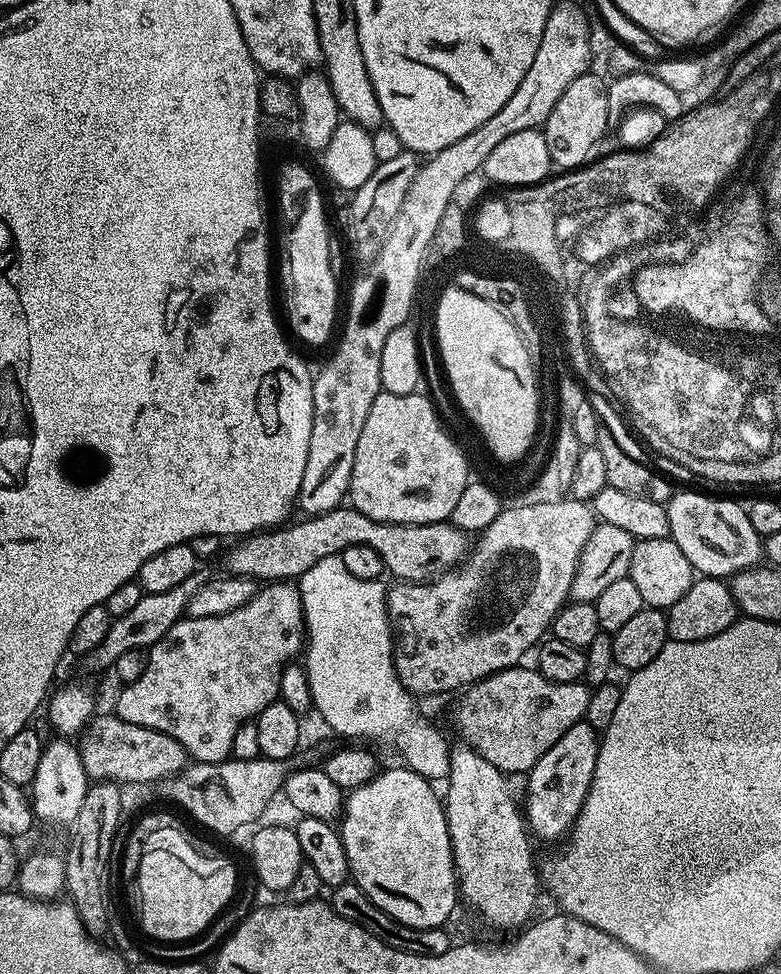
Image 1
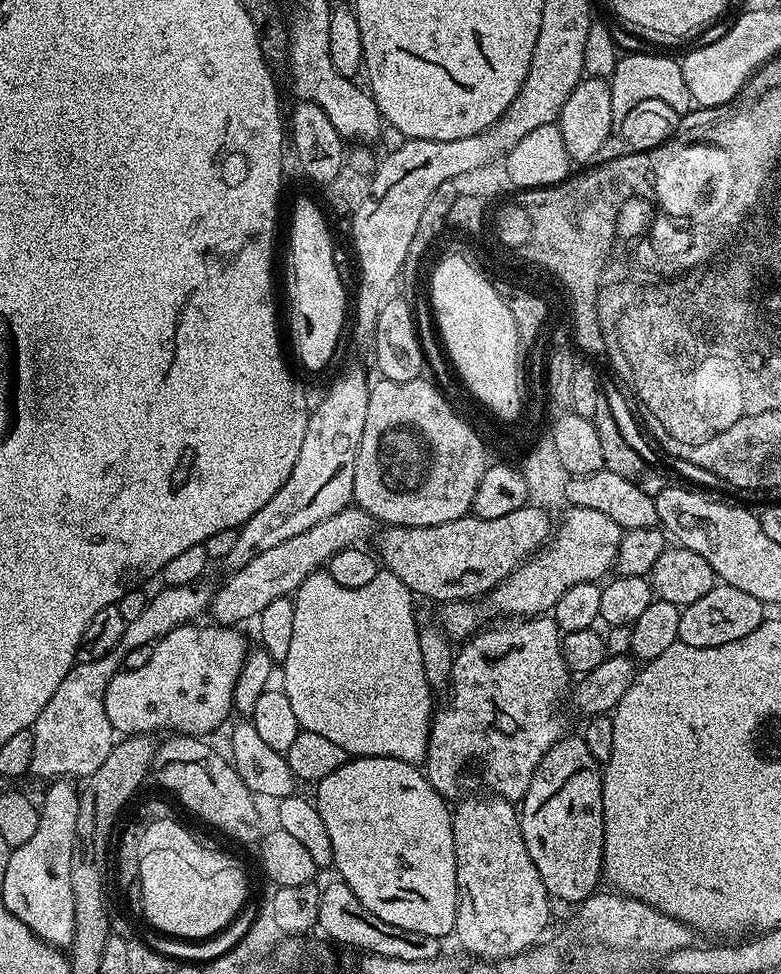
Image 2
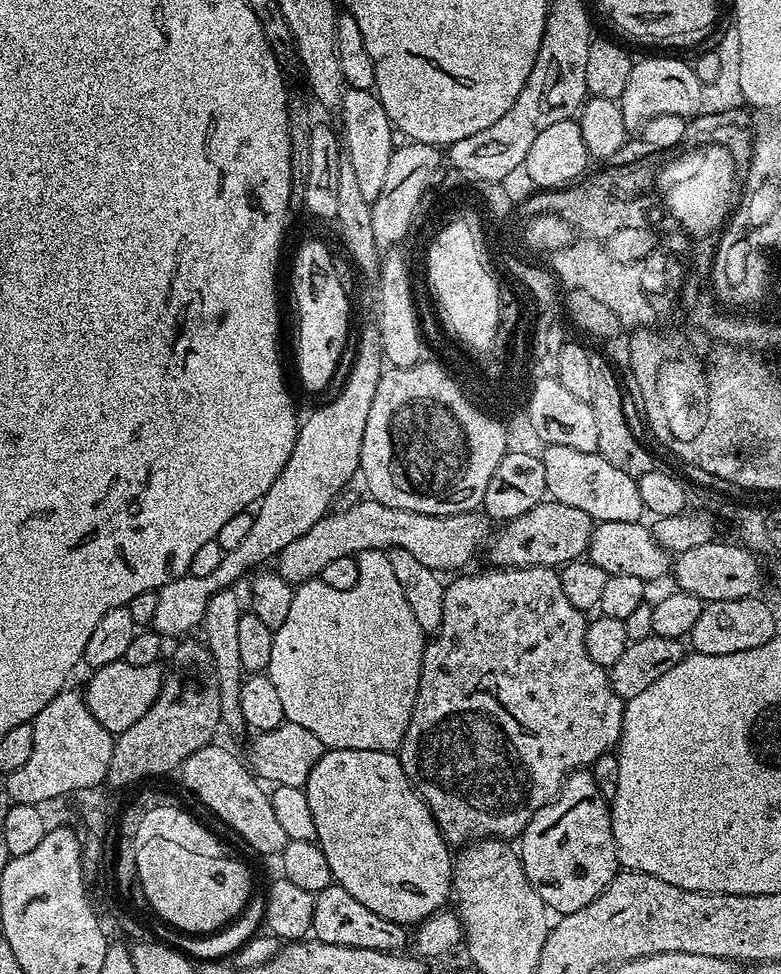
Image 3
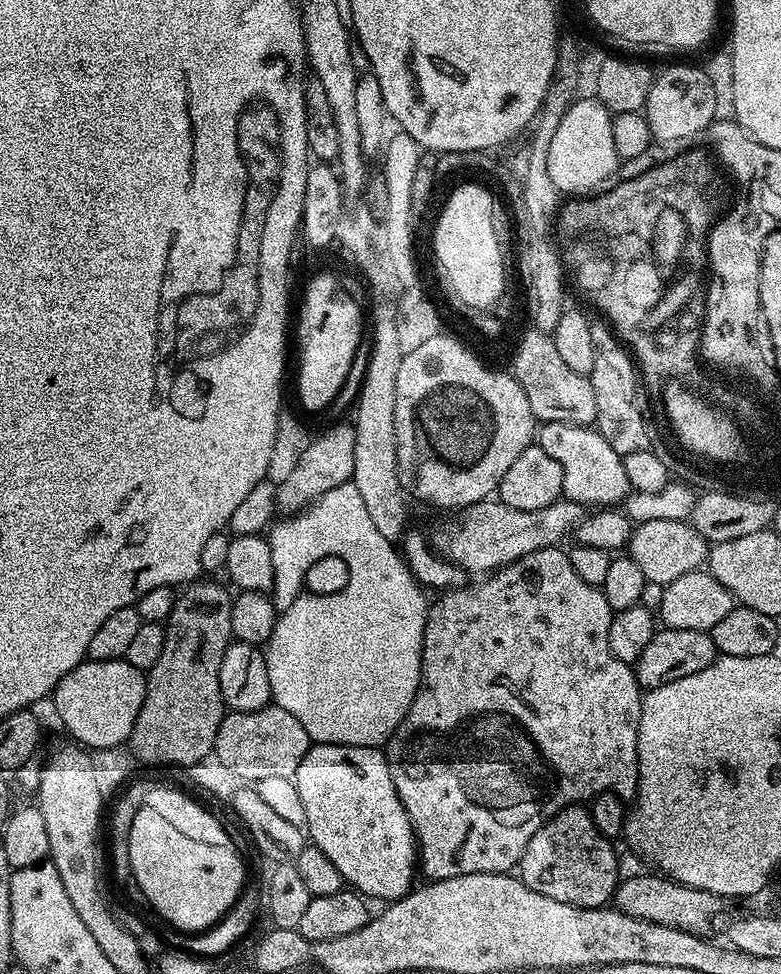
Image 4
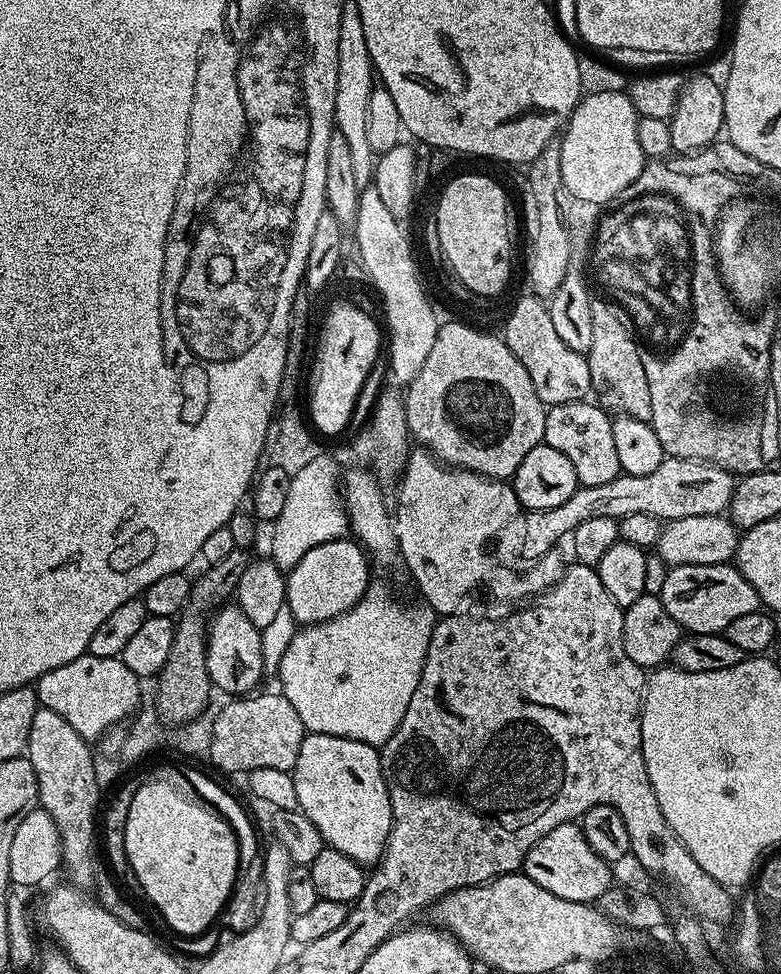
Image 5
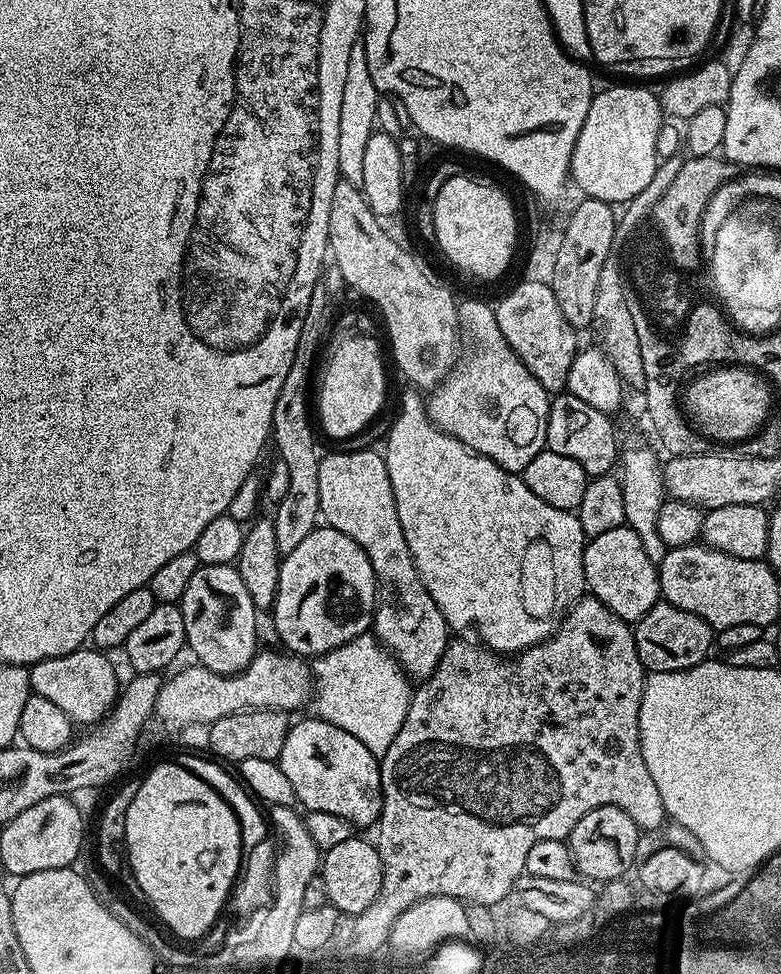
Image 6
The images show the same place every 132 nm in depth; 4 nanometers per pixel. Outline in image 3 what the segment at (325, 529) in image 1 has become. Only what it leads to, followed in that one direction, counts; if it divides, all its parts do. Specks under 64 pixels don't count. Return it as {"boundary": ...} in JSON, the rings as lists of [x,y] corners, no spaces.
{"boundary":[[[545,498],[540,501],[538,506],[534,506],[526,514],[518,518],[507,521],[504,528],[495,533],[492,548],[492,564],[498,568],[533,568],[542,566],[543,568],[559,569],[561,566],[570,563],[571,560],[581,559],[588,551],[588,543],[592,540],[592,530],[594,521],[590,514],[578,510],[578,506],[566,506],[562,502],[551,498]]]}

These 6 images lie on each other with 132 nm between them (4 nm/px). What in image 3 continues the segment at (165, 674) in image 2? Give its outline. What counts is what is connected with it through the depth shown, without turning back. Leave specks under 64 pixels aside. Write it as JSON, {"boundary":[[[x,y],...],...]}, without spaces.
{"boundary":[[[124,659],[110,662],[110,666],[102,666],[91,673],[88,689],[83,689],[83,698],[88,703],[91,714],[113,734],[130,730],[146,710],[158,698],[160,686],[164,682],[164,672],[159,663],[150,666],[130,666]]]}

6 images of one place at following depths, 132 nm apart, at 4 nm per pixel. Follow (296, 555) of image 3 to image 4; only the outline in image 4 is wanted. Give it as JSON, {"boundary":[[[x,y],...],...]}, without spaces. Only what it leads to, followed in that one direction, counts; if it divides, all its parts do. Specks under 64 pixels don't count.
{"boundary":[[[499,498],[480,500],[468,508],[459,509],[460,520],[444,520],[433,532],[430,532],[430,543],[439,555],[454,565],[476,574],[488,574],[498,568],[504,568],[515,560],[534,554],[534,550],[554,548],[561,543],[564,535],[571,533],[576,525],[586,515],[585,505],[573,500],[555,500],[550,506],[542,510],[514,510],[514,506],[506,506]]]}

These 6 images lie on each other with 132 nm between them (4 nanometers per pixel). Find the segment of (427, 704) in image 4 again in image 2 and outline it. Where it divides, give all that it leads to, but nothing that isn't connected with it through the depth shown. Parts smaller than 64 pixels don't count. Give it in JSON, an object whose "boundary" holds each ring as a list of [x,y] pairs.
{"boundary":[[[548,614],[508,618],[493,624],[496,624],[493,628],[485,627],[459,645],[452,662],[448,705],[435,709],[432,727],[428,730],[426,775],[434,790],[438,790],[445,798],[452,798],[455,794],[460,771],[473,764],[495,795],[513,802],[523,800],[536,767],[544,755],[566,735],[560,703],[563,700],[565,703],[569,695],[570,673],[560,645],[560,627]]]}

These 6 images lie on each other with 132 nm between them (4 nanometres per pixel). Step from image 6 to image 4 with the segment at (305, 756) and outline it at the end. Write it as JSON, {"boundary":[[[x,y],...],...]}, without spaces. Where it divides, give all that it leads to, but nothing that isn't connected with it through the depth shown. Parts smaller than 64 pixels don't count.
{"boundary":[[[313,743],[308,749],[306,758],[302,758],[294,779],[298,786],[298,795],[302,797],[302,807],[306,809],[304,828],[306,829],[307,839],[311,841],[315,848],[322,850],[322,854],[326,854],[326,858],[330,858],[330,862],[334,862],[334,866],[338,866],[338,874],[342,874],[345,885],[351,886],[365,898],[373,896],[376,900],[384,900],[380,902],[401,900],[408,892],[412,891],[414,887],[412,879],[418,876],[416,831],[412,828],[412,822],[398,798],[398,790],[394,790],[394,778],[390,778],[388,757],[380,748],[363,748],[362,746],[350,746],[349,744]]]}

